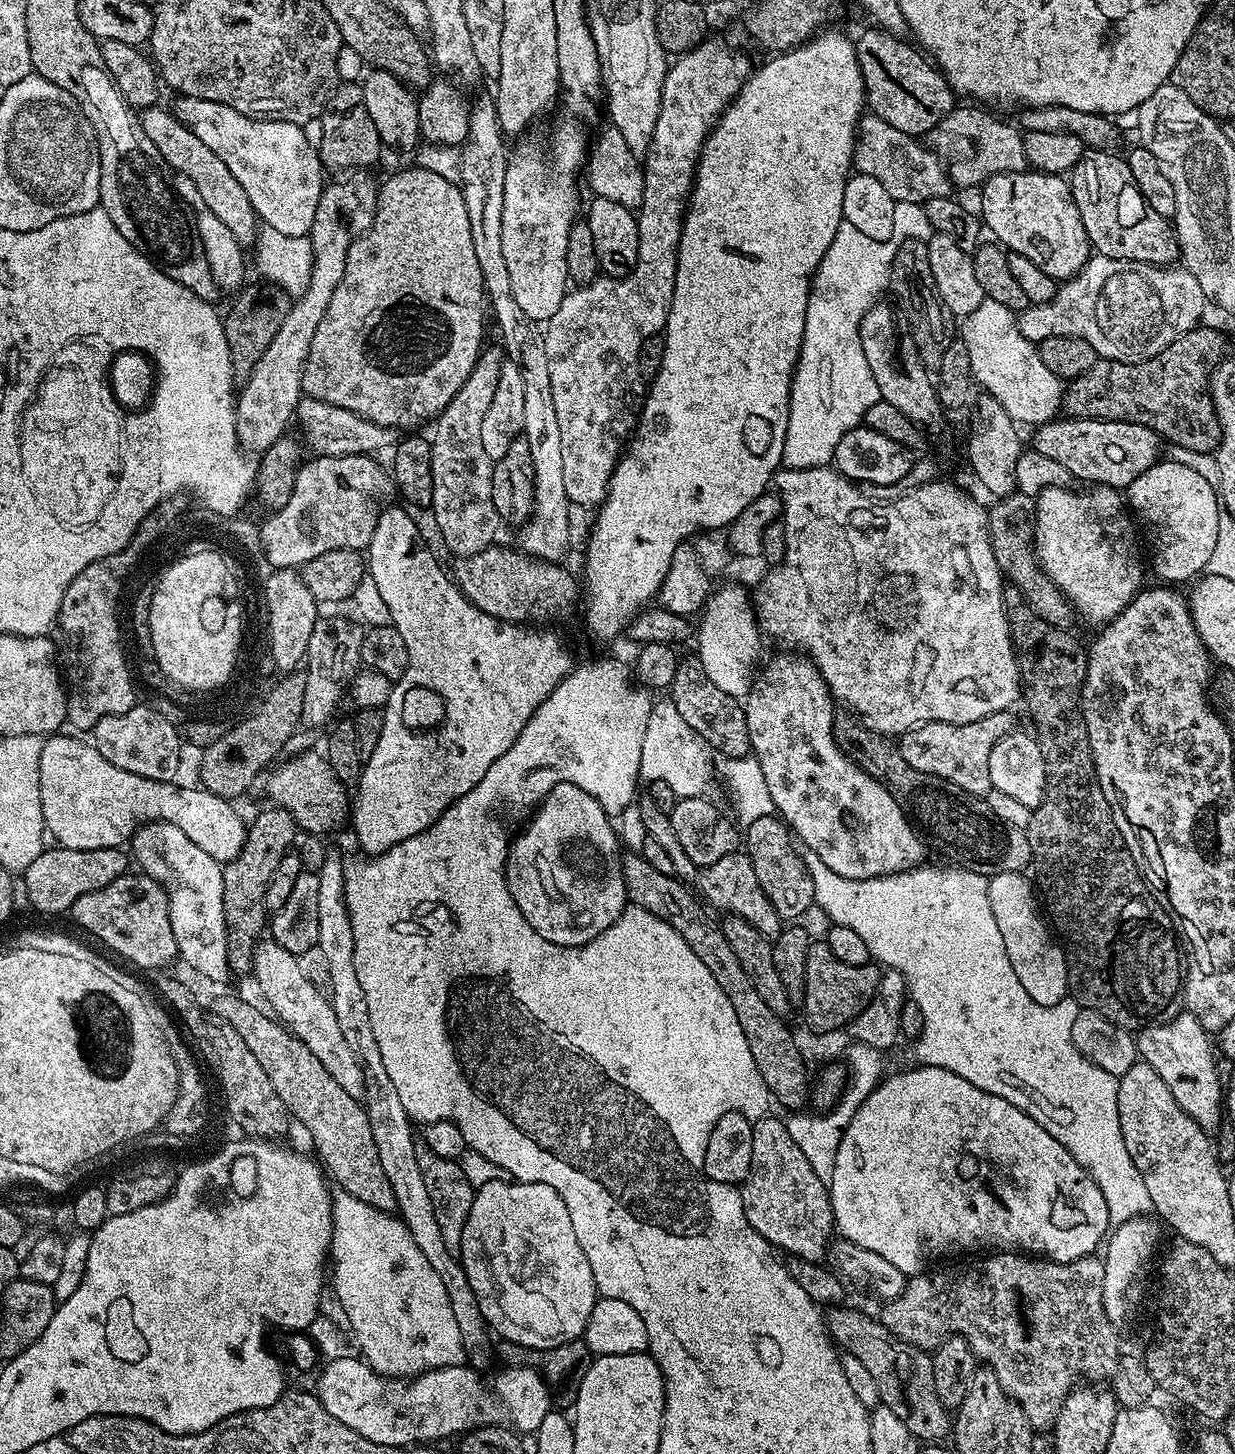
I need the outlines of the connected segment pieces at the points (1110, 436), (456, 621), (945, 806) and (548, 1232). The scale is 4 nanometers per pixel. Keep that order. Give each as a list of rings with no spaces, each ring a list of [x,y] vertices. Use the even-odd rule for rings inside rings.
[[[1053,418],[1033,432],[1036,433],[1032,436],[1031,451],[1066,466],[1073,478],[1085,480],[1083,483],[1088,486],[1126,490],[1138,474],[1146,474],[1162,456],[1162,440],[1155,430],[1128,421]]]
[[[385,507],[381,511],[380,517],[376,519],[376,529],[372,540],[366,549],[367,575],[374,578],[382,601],[385,602],[386,608],[389,610],[391,625],[398,630],[398,634],[402,634],[402,642],[406,642],[408,651],[406,670],[402,674],[402,678],[391,685],[388,702],[382,708],[384,725],[382,734],[378,737],[378,746],[374,746],[374,750],[367,753],[366,759],[363,761],[360,782],[355,785],[354,799],[350,804],[350,828],[356,831],[357,842],[368,851],[365,852],[368,854],[385,852],[398,846],[398,842],[406,842],[406,838],[414,838],[414,834],[422,834],[455,800],[462,798],[470,790],[474,790],[474,786],[478,786],[478,782],[482,782],[482,774],[486,774],[486,770],[490,770],[490,766],[494,766],[494,762],[498,758],[502,758],[502,754],[506,754],[506,750],[510,750],[510,746],[514,746],[518,734],[522,734],[522,730],[530,722],[530,718],[536,713],[538,706],[542,706],[542,702],[547,700],[548,695],[560,685],[561,680],[568,677],[569,672],[574,668],[574,661],[572,662],[572,656],[568,653],[567,646],[560,641],[558,633],[548,629],[551,627],[524,627],[507,622],[499,624],[490,614],[478,610],[478,606],[470,603],[456,587],[456,581],[452,579],[446,568],[444,572],[443,566],[436,561],[435,554],[424,545],[424,540],[420,537],[420,528],[412,521],[411,514],[413,515],[413,513],[407,507],[399,507]]]
[[[836,714],[832,717],[832,733],[838,742],[838,746],[858,767],[866,770],[866,774],[870,774],[870,778],[888,785],[889,792],[903,806],[913,825],[927,837],[930,844],[930,839],[932,839],[933,846],[942,855],[949,856],[952,859],[949,861],[953,865],[965,868],[971,872],[977,872],[989,878],[998,874],[1024,872],[1031,865],[1030,842],[1025,829],[1006,826],[1002,822],[998,822],[998,818],[994,818],[994,814],[988,809],[987,803],[981,797],[966,794],[966,790],[962,790],[942,778],[931,776],[930,774],[922,774],[922,770],[914,770],[914,766],[910,766],[910,762],[906,762],[906,758],[902,758],[900,745],[893,737],[884,736],[880,732],[870,730],[867,726],[860,723],[855,715],[844,715],[848,716]]]
[[[497,1178],[477,1187],[470,1206],[470,1218],[466,1218],[466,1226],[462,1230],[458,1259],[463,1264],[470,1286],[473,1287],[474,1294],[477,1296],[478,1306],[481,1307],[487,1327],[493,1333],[496,1331],[497,1337],[527,1348],[553,1348],[583,1337],[586,1322],[590,1322],[590,1310],[594,1310],[598,1299],[594,1270],[590,1270],[590,1258],[586,1258],[586,1250],[582,1250],[578,1242],[578,1234],[574,1234],[574,1222],[570,1222],[570,1210],[566,1210],[566,1202],[562,1202],[562,1198],[550,1186],[521,1184],[511,1178]]]

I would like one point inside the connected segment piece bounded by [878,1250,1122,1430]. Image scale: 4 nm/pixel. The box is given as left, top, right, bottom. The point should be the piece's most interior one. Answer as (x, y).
(1040, 1326)

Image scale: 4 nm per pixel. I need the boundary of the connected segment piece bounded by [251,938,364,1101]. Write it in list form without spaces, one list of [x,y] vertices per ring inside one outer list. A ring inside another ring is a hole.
[[[261,938],[256,942],[251,975],[256,976],[256,984],[264,995],[263,1003],[271,1009],[275,1019],[295,1034],[306,1046],[306,1050],[310,1050],[310,1054],[314,1054],[314,1058],[322,1062],[322,1066],[326,1066],[330,1078],[334,1078],[334,1082],[338,1082],[338,1086],[342,1086],[342,1090],[346,1090],[350,1098],[363,1101],[364,1075],[360,1061],[354,1058],[345,1036],[342,1035],[331,999],[312,985],[311,978],[304,973],[300,963],[301,957],[290,954],[290,950],[278,946],[278,942],[271,938]]]

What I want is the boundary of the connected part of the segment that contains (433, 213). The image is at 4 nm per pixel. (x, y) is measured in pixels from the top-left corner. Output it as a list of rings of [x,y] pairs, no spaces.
[[[419,166],[413,168],[404,168],[401,172],[396,172],[388,181],[379,185],[379,192],[377,194],[376,213],[372,220],[364,229],[359,233],[349,246],[348,253],[346,254],[345,273],[342,274],[342,280],[338,282],[337,289],[334,290],[333,297],[330,298],[330,304],[326,308],[325,317],[319,323],[314,333],[314,340],[310,342],[309,354],[305,359],[304,373],[301,376],[301,386],[303,388],[304,396],[313,396],[316,400],[322,402],[330,402],[330,406],[342,406],[342,410],[350,410],[359,416],[370,418],[370,422],[378,422],[378,426],[386,426],[387,428],[395,428],[397,430],[416,430],[419,424],[424,424],[431,421],[433,418],[439,416],[440,412],[446,405],[452,401],[454,394],[458,394],[458,390],[462,386],[462,382],[466,382],[466,378],[470,374],[470,370],[474,370],[477,358],[480,357],[482,349],[485,347],[484,341],[484,308],[486,312],[486,293],[484,290],[484,279],[482,278],[482,270],[478,270],[478,257],[474,254],[474,242],[470,238],[470,214],[466,214],[466,202],[460,193],[460,186],[457,181],[447,180],[442,178],[442,174],[434,174],[434,170],[426,170]]]

